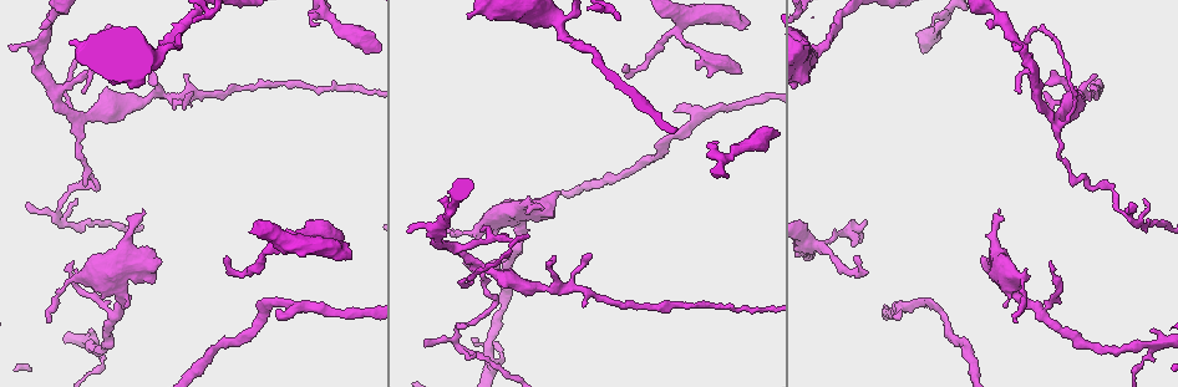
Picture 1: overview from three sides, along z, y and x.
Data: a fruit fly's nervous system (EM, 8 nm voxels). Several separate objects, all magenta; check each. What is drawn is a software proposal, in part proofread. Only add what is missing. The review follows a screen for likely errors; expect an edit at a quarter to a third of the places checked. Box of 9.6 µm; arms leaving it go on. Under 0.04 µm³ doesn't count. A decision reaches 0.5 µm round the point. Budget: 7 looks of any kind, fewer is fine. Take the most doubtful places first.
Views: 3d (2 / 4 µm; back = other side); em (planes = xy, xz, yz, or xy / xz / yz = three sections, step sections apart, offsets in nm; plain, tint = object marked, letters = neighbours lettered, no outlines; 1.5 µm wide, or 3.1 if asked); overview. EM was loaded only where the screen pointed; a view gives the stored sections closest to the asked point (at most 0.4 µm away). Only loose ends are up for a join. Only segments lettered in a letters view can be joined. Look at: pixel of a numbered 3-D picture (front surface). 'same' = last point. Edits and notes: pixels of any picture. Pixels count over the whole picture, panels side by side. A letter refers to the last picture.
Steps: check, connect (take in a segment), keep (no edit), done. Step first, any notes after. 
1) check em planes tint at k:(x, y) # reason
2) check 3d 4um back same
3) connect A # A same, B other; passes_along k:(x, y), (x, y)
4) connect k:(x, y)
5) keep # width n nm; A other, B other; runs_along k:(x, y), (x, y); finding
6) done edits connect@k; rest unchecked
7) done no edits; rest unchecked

check em planes tint at 1:(902, 313) # thin end

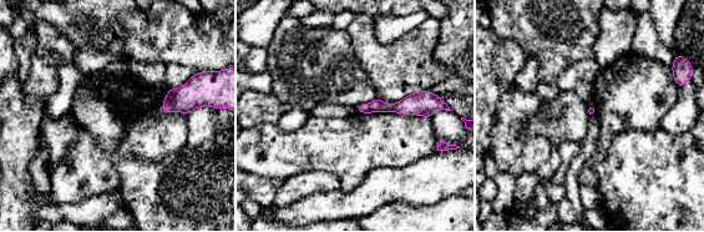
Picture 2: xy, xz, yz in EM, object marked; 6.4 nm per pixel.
check em planes letters same # see the neighbours

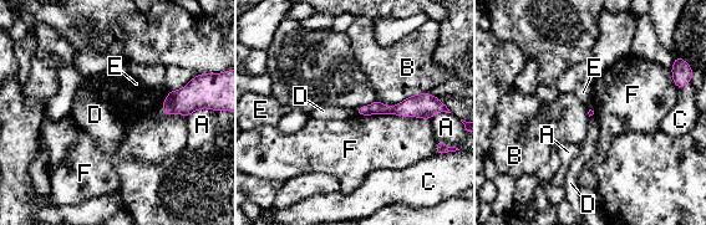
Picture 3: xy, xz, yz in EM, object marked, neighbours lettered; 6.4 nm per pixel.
keep # A other, B other, C other, D other, E other, F other; border 3:(354, 110), (356, 113); no lettered segment goes on from it

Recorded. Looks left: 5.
check 3d 4um at 1:(806, 43) # thick end

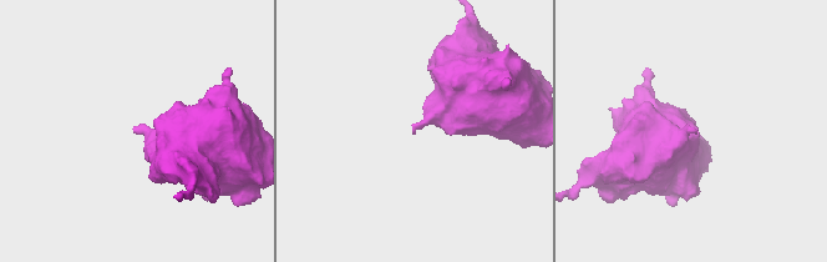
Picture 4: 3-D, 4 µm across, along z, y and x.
check em planes letters at 4:(691, 128)

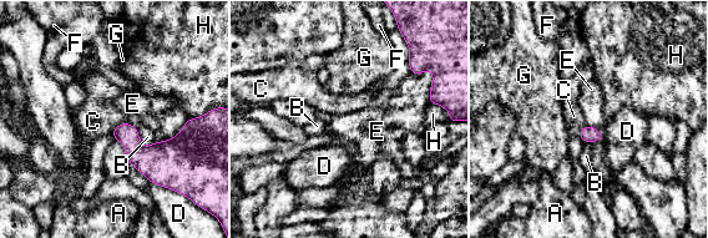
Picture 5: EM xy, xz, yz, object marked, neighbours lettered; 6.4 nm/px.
keep # A other, B other, C other, D other, E other, F other, G other, H other; border 5:(188, 118), (172, 137), (165, 140); none of them fits

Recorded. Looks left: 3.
check em planes letters at 1:(449, 229) # free end

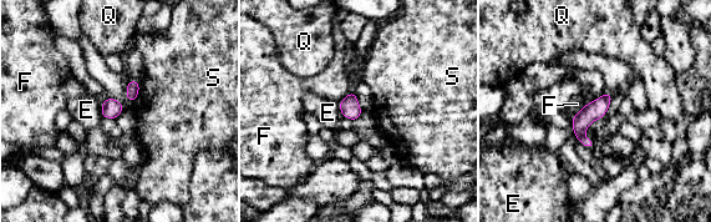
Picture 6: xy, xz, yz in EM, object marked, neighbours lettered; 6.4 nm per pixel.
keep # width 120 nm; E other, F other, Q other, S other; border 6:(140, 80), (138, 95), (133, 104); no lettered segment goes on from it

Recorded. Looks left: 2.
done no edits; rest unchecked

